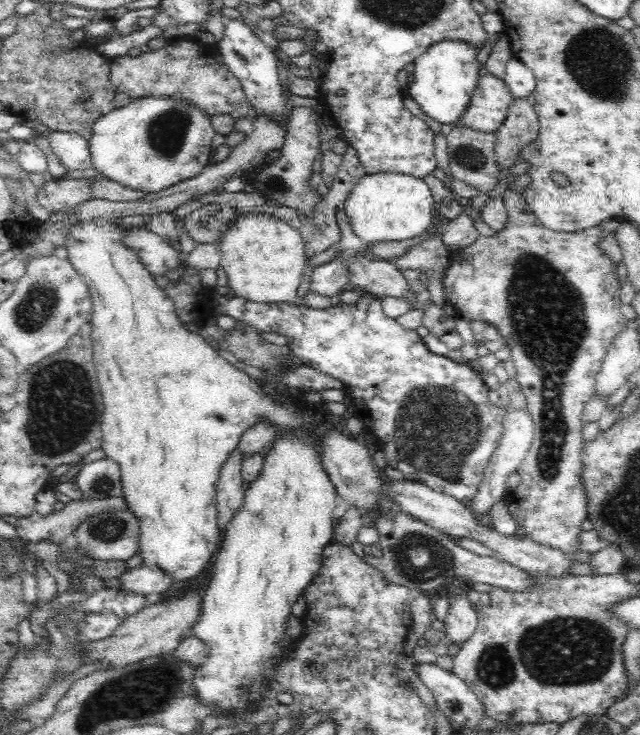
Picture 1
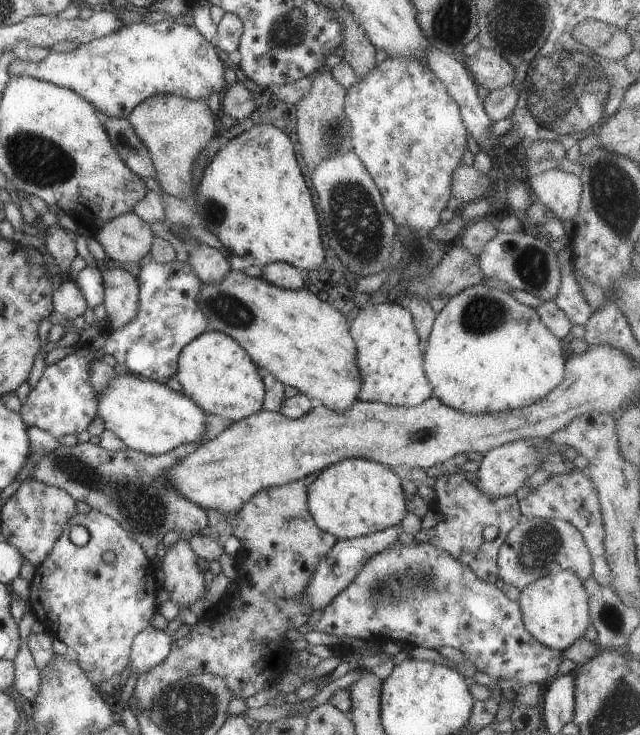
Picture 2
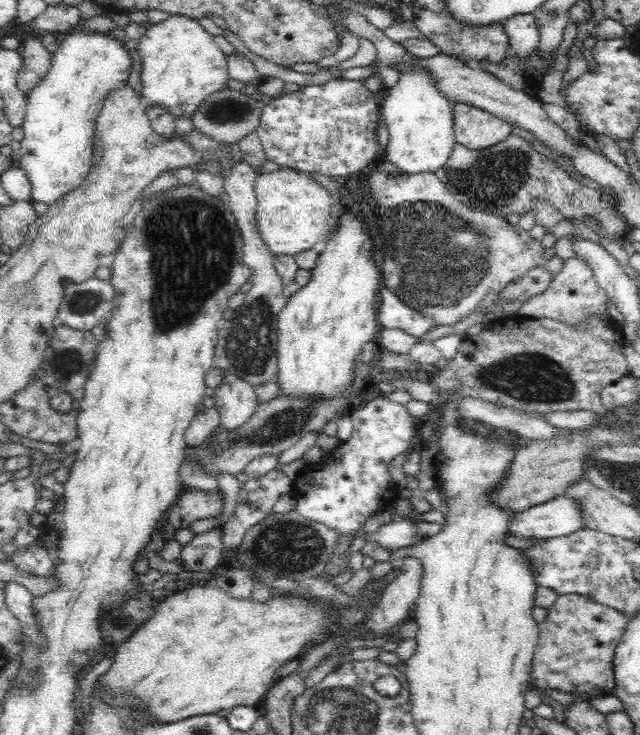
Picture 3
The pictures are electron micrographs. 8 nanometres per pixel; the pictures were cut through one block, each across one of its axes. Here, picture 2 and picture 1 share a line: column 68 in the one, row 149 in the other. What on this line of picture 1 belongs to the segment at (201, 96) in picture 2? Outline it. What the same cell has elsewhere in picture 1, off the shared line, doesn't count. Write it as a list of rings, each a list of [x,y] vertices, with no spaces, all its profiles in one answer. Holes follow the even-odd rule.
[[[52,131],[49,136],[52,151],[66,171],[73,174],[93,173],[89,142],[74,132]]]

